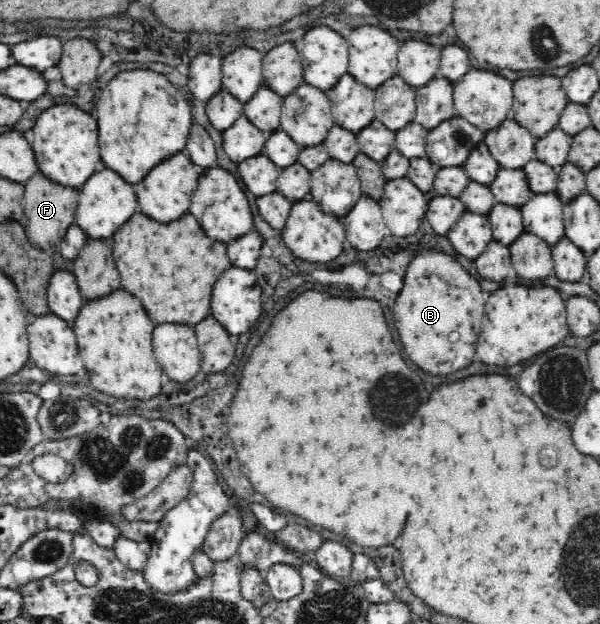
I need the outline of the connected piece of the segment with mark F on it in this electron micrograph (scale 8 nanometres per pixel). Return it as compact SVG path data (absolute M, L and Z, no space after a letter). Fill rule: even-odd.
M34 173L31 181L23 184L23 223L30 244L48 252L59 250L59 241L75 221L79 192L76 188L63 189L63 185L55 185L55 181L45 179L41 173Z

